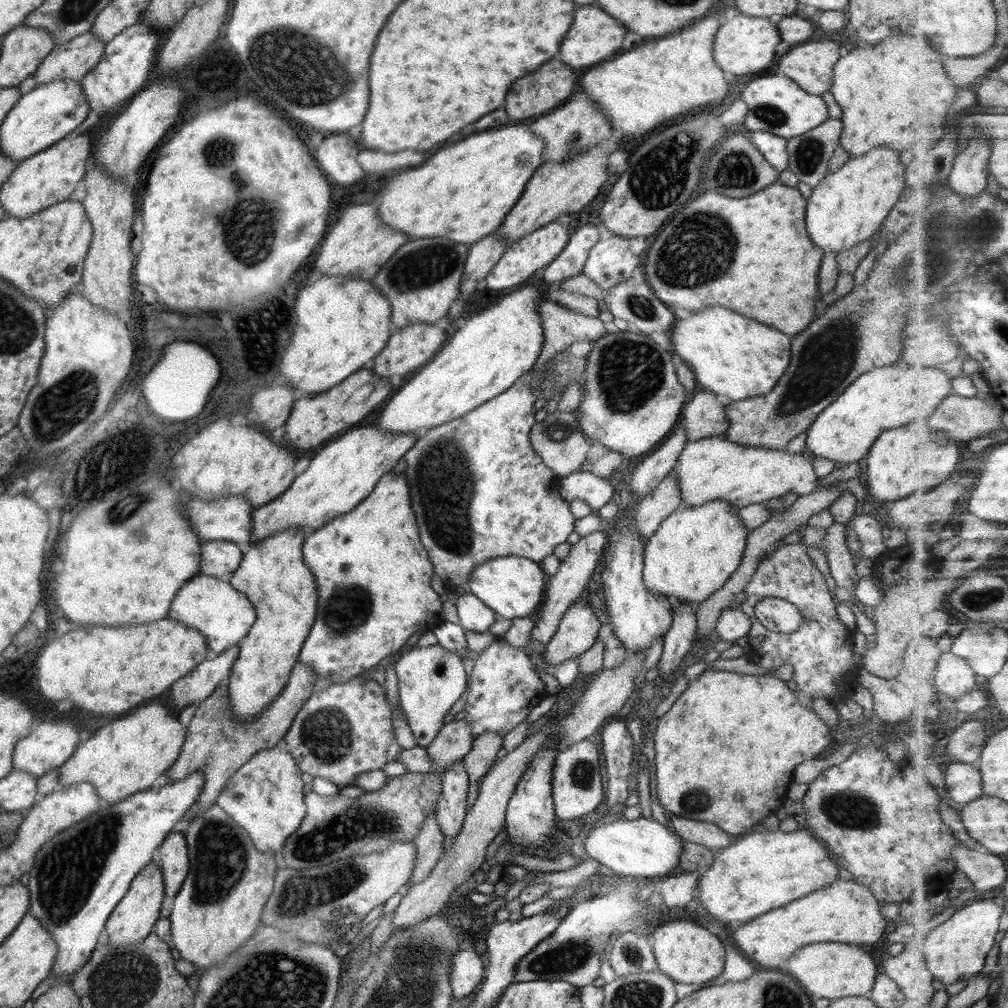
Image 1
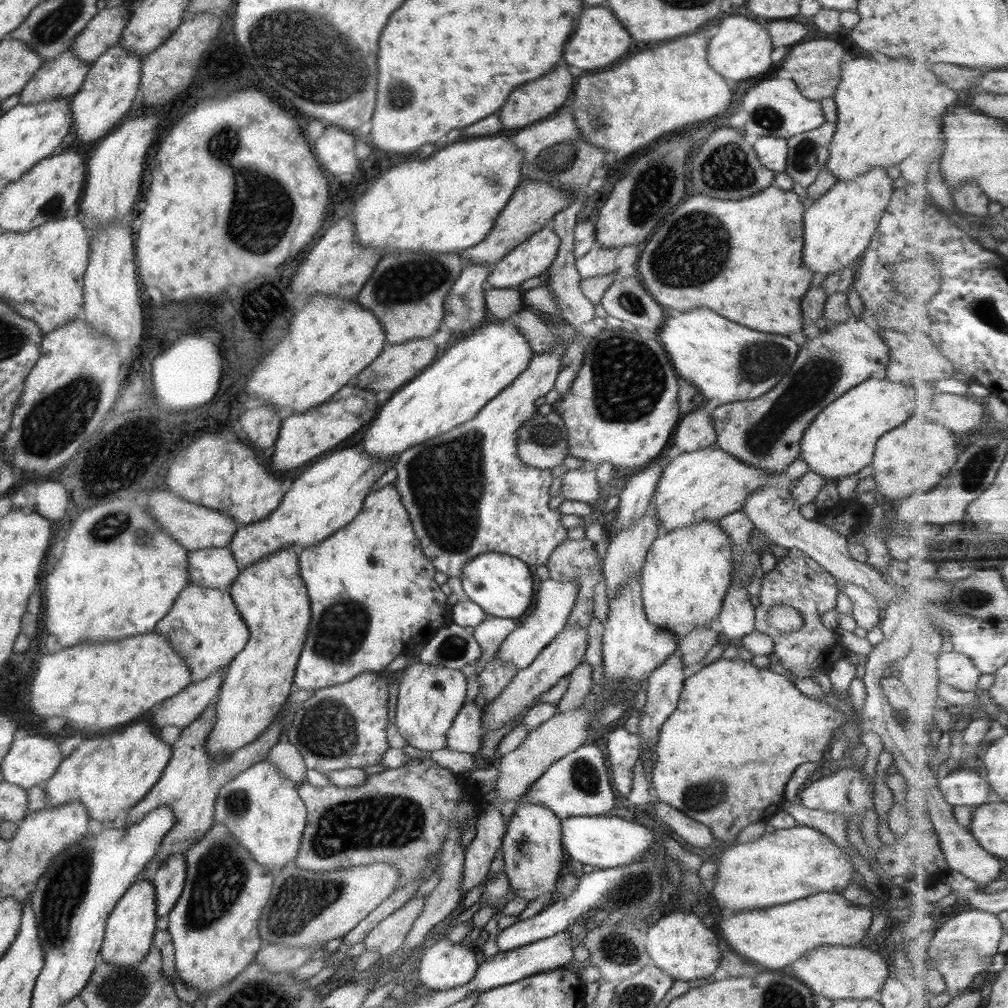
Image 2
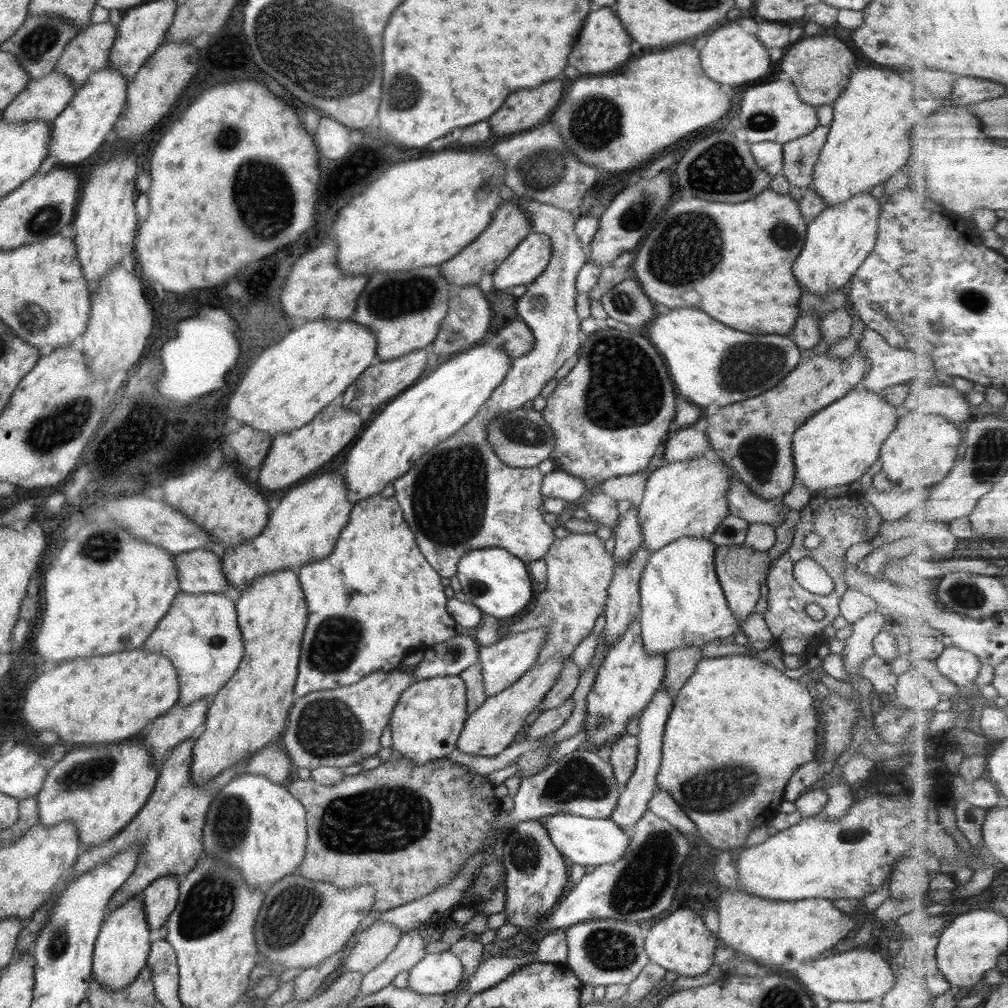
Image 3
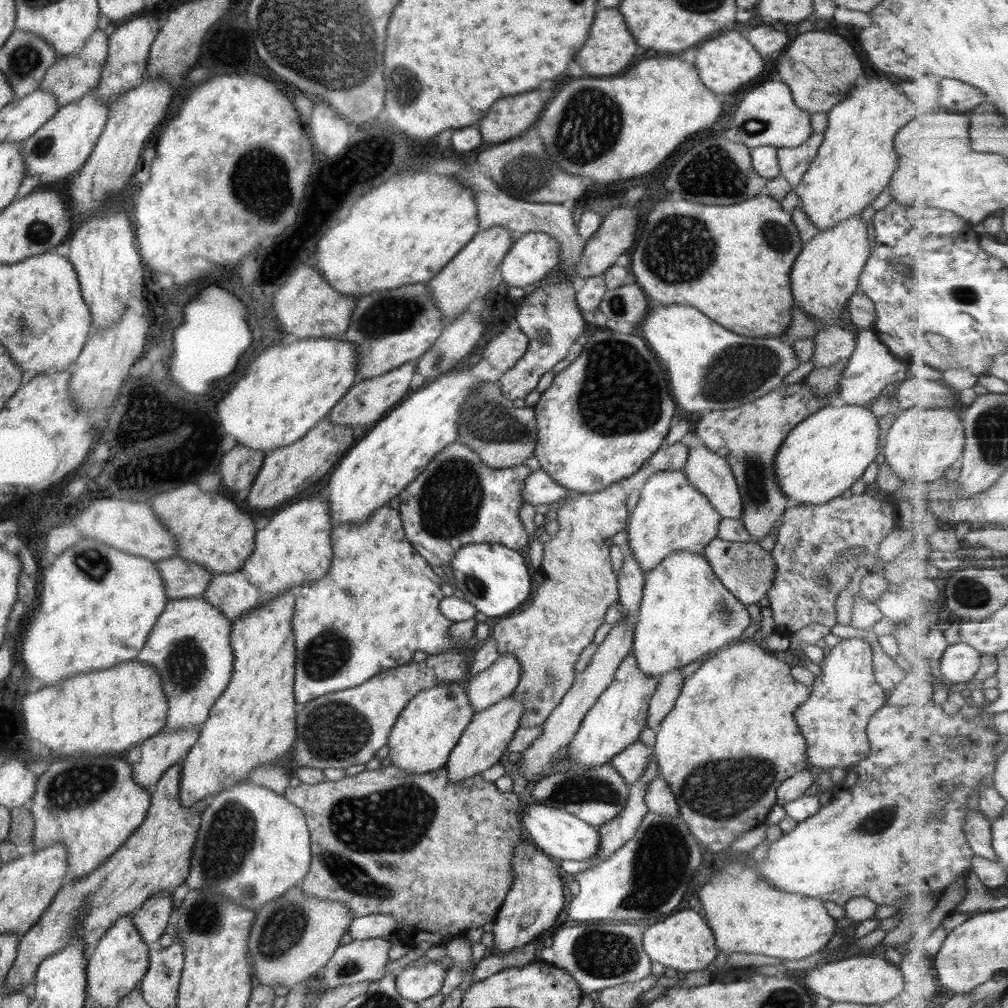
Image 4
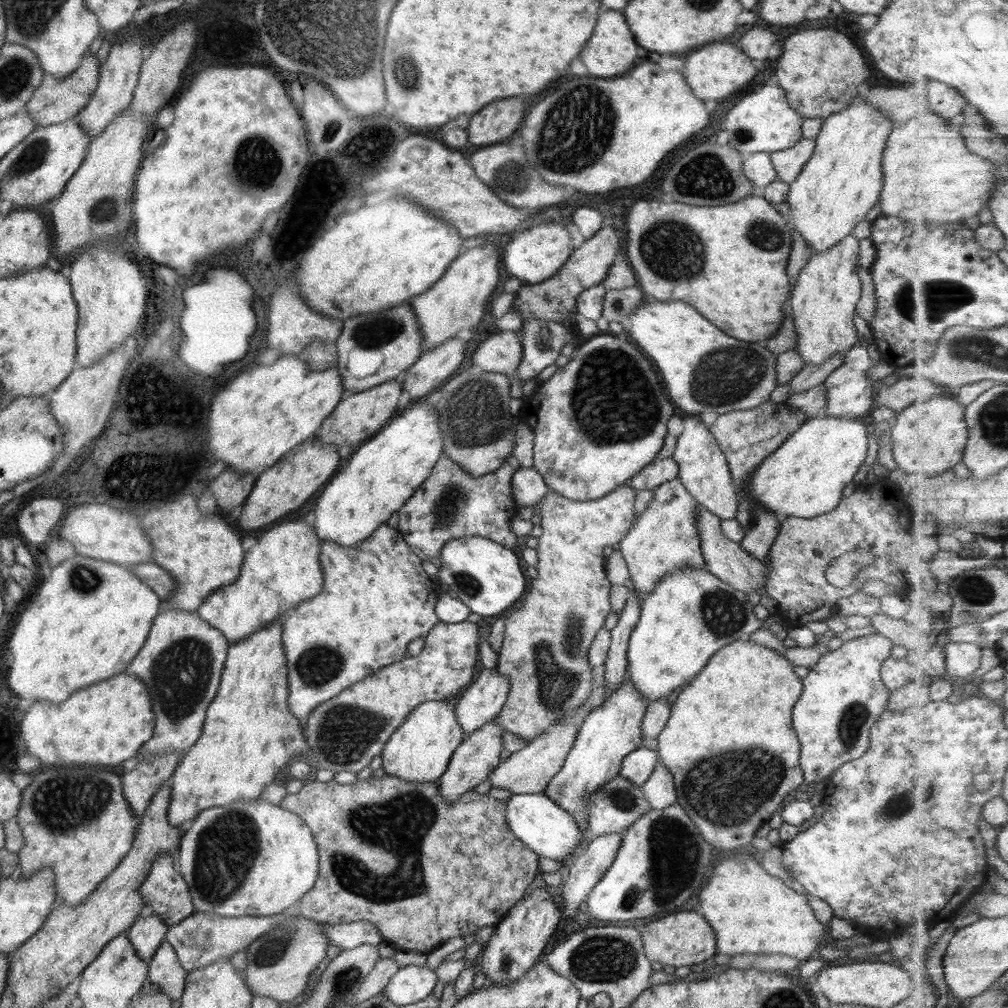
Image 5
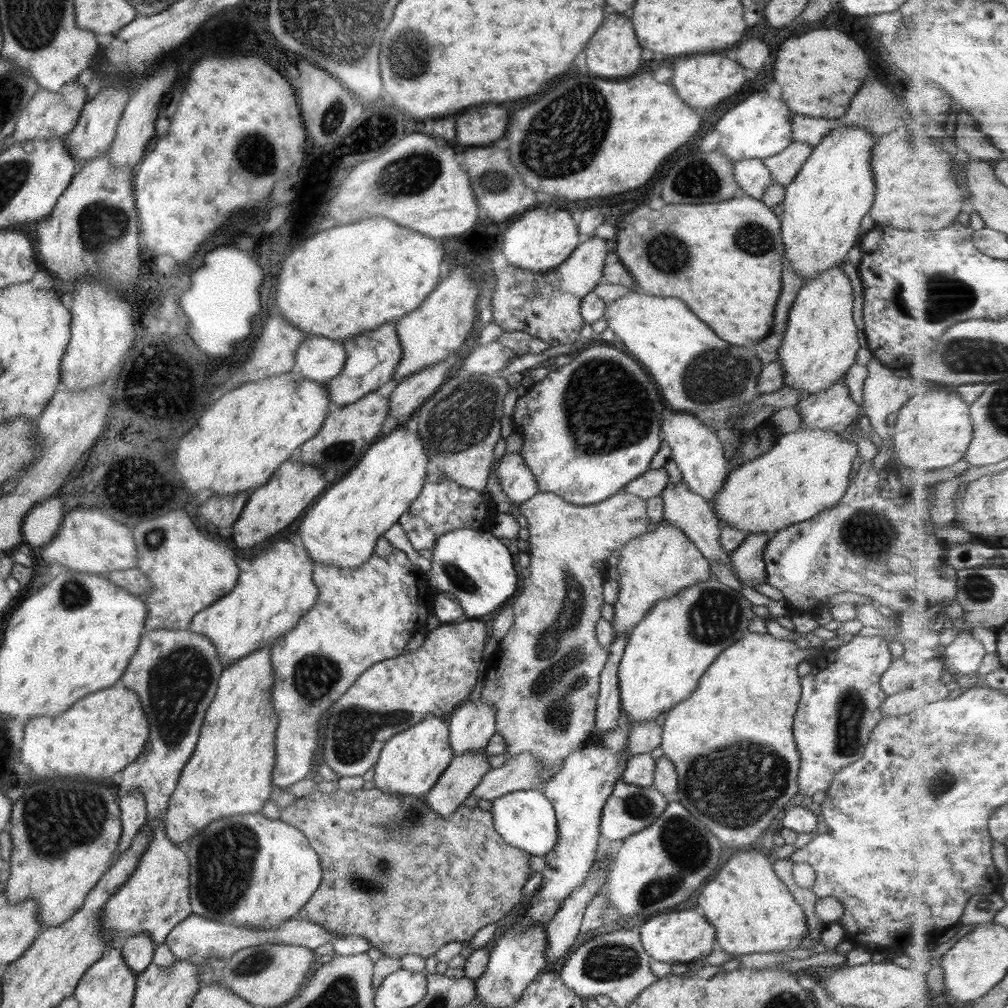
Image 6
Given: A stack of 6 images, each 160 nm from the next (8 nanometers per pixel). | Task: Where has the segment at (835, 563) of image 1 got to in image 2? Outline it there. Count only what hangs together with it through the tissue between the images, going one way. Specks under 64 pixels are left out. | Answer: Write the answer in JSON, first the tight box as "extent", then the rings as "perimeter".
{"extent":[839,582,882,631],"perimeter":[[[840,582],[839,586],[840,590],[853,602],[851,616],[857,622],[857,626],[870,631],[880,625],[882,611],[869,592],[853,582]]]}

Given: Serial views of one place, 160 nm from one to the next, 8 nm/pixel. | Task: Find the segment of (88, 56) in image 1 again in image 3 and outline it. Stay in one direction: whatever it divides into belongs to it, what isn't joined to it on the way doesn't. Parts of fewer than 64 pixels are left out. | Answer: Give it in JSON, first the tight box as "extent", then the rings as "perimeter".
{"extent":[3,70,76,122],"perimeter":[[[54,70],[42,78],[30,79],[26,88],[3,110],[3,118],[9,122],[51,122],[72,100],[76,88],[71,78]]]}

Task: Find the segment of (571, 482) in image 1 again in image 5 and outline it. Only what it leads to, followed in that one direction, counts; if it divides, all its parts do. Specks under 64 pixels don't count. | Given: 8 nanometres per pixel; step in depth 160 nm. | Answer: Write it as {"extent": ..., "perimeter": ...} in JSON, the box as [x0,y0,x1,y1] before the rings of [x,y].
{"extent":[511,467,552,506],"perimeter":[[[518,467],[511,481],[513,500],[518,506],[536,506],[546,493],[552,492],[533,467]]]}

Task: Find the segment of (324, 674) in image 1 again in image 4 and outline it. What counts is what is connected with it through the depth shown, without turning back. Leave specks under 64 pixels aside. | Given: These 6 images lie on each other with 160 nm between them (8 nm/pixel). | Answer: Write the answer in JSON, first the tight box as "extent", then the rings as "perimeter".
{"extent":[291,504,468,704],"perimeter":[[[388,504],[381,506],[372,516],[369,516],[361,524],[346,524],[336,525],[331,532],[331,541],[334,556],[331,558],[329,571],[320,580],[311,580],[304,583],[302,586],[294,586],[291,591],[295,596],[295,609],[291,620],[292,630],[294,633],[294,644],[296,649],[296,665],[295,665],[295,684],[294,697],[296,704],[307,704],[312,700],[322,697],[326,694],[331,694],[348,688],[355,688],[367,682],[370,678],[377,676],[386,669],[397,668],[406,663],[413,661],[414,652],[427,652],[428,654],[438,654],[444,649],[453,649],[454,647],[466,648],[468,645],[461,644],[457,640],[453,640],[449,636],[449,628],[453,623],[448,620],[439,609],[440,601],[445,597],[442,592],[442,579],[432,571],[431,564],[424,560],[417,553],[417,550],[408,542],[406,538],[402,518],[396,509],[392,509]]]}

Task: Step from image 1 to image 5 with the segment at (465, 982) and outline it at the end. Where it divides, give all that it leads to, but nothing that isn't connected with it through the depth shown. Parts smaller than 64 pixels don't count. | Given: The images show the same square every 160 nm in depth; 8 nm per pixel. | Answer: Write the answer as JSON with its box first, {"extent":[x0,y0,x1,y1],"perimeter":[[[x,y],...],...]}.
{"extent":[383,964,438,1006],"perimeter":[[[431,964],[401,967],[384,987],[383,995],[398,1006],[411,1005],[432,993],[438,979]]]}

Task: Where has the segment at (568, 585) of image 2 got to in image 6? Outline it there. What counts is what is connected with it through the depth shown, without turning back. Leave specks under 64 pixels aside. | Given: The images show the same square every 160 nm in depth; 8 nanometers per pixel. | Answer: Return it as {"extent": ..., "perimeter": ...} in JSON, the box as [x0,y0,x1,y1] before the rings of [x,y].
{"extent":[449,693,496,755],"perimeter":[[[477,693],[462,705],[456,707],[451,713],[449,743],[455,755],[466,754],[467,752],[485,748],[489,740],[496,733],[495,708],[484,703]]]}

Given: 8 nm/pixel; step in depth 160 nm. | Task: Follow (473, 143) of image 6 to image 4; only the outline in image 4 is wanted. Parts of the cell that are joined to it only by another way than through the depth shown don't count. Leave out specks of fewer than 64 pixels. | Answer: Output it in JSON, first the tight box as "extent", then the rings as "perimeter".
{"extent":[478,92,544,144],"perimeter":[[[540,92],[500,98],[478,122],[478,130],[485,142],[496,144],[514,139],[540,116],[542,108],[544,100]]]}

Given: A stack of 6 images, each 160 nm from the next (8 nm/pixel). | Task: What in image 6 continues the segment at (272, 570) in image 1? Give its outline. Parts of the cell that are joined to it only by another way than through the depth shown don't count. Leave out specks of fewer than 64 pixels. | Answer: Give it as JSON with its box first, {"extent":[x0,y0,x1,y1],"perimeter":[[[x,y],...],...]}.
{"extent":[163,648,278,848],"perimeter":[[[260,648],[240,661],[223,668],[217,683],[217,692],[204,717],[196,748],[182,769],[174,792],[168,799],[163,820],[166,836],[177,846],[185,848],[190,836],[196,836],[211,822],[224,816],[259,812],[277,792],[273,786],[272,771],[276,762],[275,739],[278,715],[272,703],[274,669],[270,648]]]}

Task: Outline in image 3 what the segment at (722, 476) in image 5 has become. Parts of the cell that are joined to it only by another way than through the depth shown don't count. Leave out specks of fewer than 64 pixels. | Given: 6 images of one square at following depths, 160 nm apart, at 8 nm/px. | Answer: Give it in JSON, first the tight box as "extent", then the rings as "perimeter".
{"extent":[728,475,789,528],"perimeter":[[[736,475],[731,476],[728,494],[728,514],[737,516],[749,524],[762,523],[774,528],[783,524],[789,512],[783,499],[767,500],[754,494]]]}

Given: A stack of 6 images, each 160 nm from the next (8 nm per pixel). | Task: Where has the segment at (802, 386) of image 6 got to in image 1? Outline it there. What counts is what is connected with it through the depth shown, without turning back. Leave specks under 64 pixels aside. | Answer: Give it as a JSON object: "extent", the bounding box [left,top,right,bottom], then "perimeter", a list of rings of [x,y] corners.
{"extent":[806,146,907,254],"perimeter":[[[877,146],[864,156],[850,157],[838,170],[828,172],[824,180],[813,189],[812,196],[808,198],[806,204],[806,229],[818,248],[826,253],[838,254],[862,241],[874,239],[881,224],[907,187],[906,162],[902,162],[902,156],[895,147]]]}

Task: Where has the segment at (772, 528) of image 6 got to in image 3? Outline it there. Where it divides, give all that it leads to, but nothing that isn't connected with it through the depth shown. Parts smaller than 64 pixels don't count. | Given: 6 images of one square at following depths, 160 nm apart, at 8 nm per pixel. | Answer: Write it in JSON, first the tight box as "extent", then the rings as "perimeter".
{"extent":[792,387,903,494],"perimeter":[[[857,387],[799,426],[792,439],[795,478],[812,494],[859,480],[879,458],[882,443],[894,430],[903,411],[900,396],[885,401],[878,392]]]}

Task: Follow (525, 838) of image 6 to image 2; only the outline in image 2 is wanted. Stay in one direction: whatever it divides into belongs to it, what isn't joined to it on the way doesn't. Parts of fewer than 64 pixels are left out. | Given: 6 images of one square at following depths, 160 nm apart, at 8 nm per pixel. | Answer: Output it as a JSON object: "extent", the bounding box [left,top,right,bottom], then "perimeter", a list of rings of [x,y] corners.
{"extent":[561,815,654,868],"perimeter":[[[600,815],[593,817],[565,817],[561,821],[561,839],[572,860],[595,868],[616,868],[644,858],[653,850],[654,834],[645,825],[632,823],[622,817]]]}

